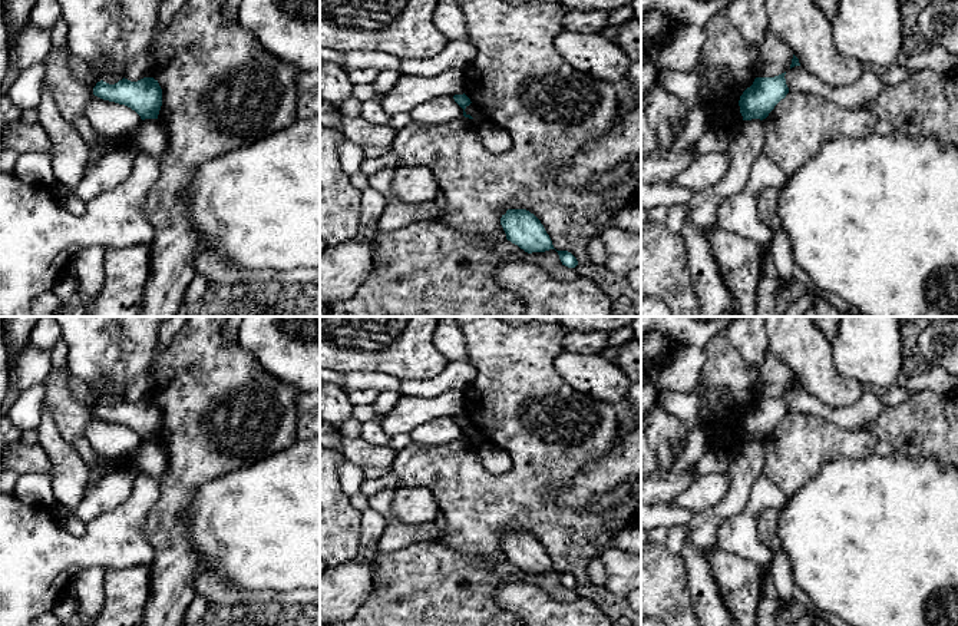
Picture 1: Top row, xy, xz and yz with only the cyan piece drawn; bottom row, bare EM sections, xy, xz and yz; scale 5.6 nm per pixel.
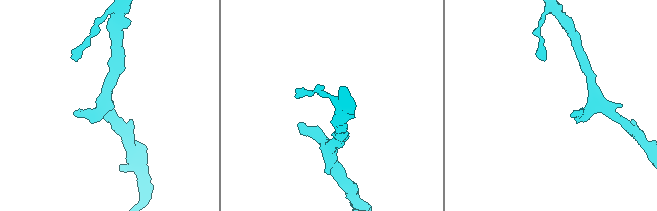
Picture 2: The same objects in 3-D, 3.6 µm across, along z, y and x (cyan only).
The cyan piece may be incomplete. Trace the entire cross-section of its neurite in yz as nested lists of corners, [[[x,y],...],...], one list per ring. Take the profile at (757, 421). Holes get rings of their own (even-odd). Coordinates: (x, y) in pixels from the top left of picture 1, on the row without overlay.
[[[784,394],[774,398],[756,398],[740,417],[739,427],[743,441],[766,440],[774,427],[786,418],[789,408]]]

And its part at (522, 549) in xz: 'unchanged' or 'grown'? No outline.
unchanged

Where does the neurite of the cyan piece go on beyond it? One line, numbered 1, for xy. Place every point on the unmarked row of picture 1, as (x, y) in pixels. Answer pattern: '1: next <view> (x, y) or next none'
1: next none

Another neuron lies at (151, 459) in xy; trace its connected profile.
[[[145,440],[133,461],[141,476],[161,477],[168,468],[168,453],[159,440]]]

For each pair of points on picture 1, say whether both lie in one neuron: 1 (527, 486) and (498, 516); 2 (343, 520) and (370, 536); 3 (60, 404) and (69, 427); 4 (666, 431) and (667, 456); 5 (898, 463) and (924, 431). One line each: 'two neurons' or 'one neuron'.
1: one neuron
2: two neurons
3: one neuron
4: one neuron
5: two neurons

